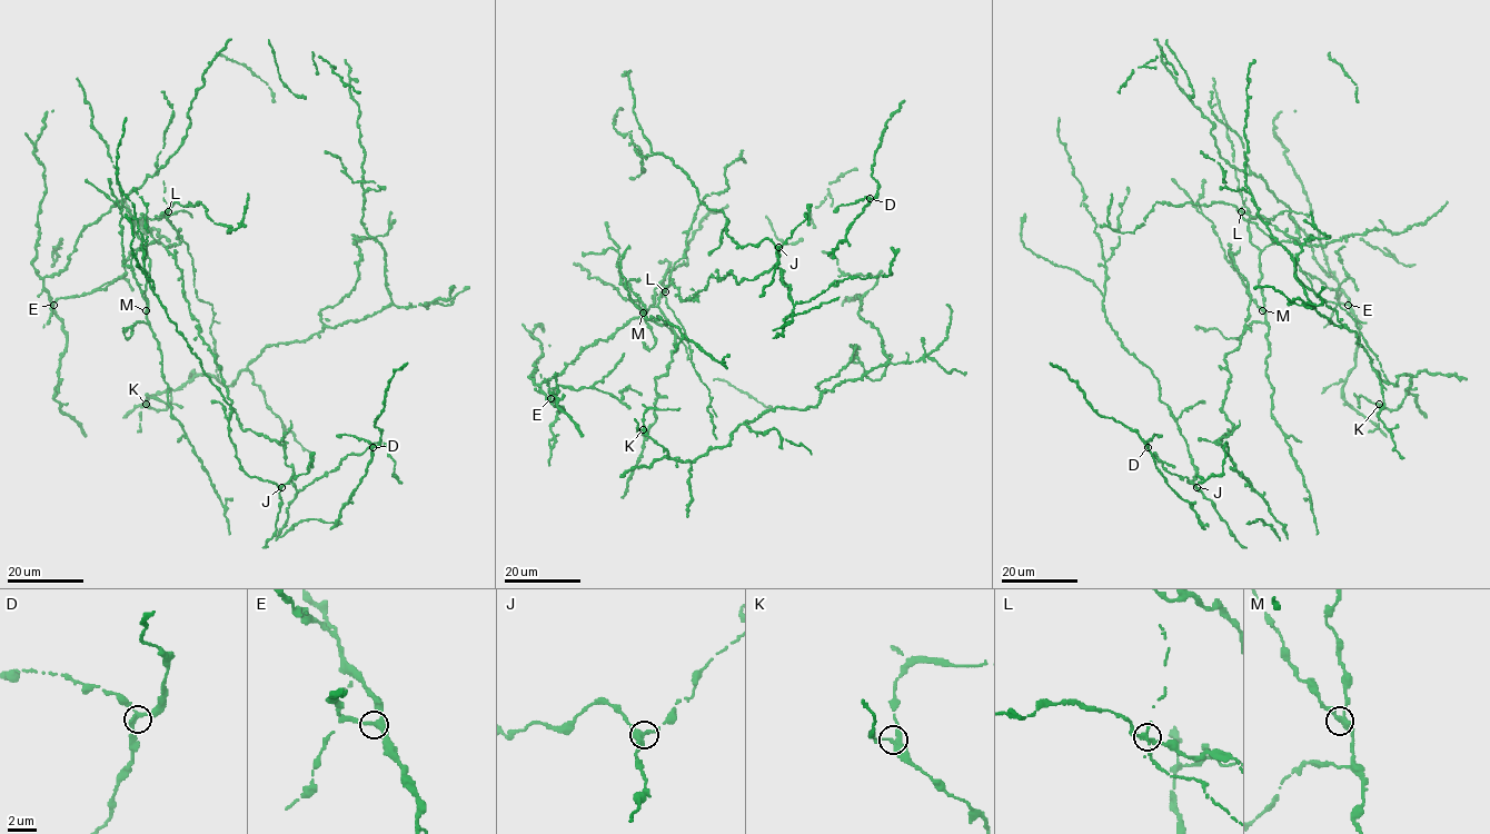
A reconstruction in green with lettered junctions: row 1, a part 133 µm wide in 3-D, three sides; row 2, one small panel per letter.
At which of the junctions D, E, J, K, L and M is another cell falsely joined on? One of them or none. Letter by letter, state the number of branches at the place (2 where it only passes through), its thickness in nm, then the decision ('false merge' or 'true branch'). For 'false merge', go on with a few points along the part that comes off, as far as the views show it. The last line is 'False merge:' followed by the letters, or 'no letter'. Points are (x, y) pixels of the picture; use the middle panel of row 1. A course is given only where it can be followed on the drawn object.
D: branches 3; calibre 280 nm; true branch
E: branches 3; calibre 320 nm; true branch
J: branches 3; calibre 320 nm; true branch
K: branches 3; calibre 320 nm; true branch
L: branches 3; calibre 280 nm; false merge; course (665, 291), (667, 306), (684, 330), (694, 368), (709, 390), (707, 410), (716, 439)
M: branches 3; calibre 320 nm; true branch
False merge: L

